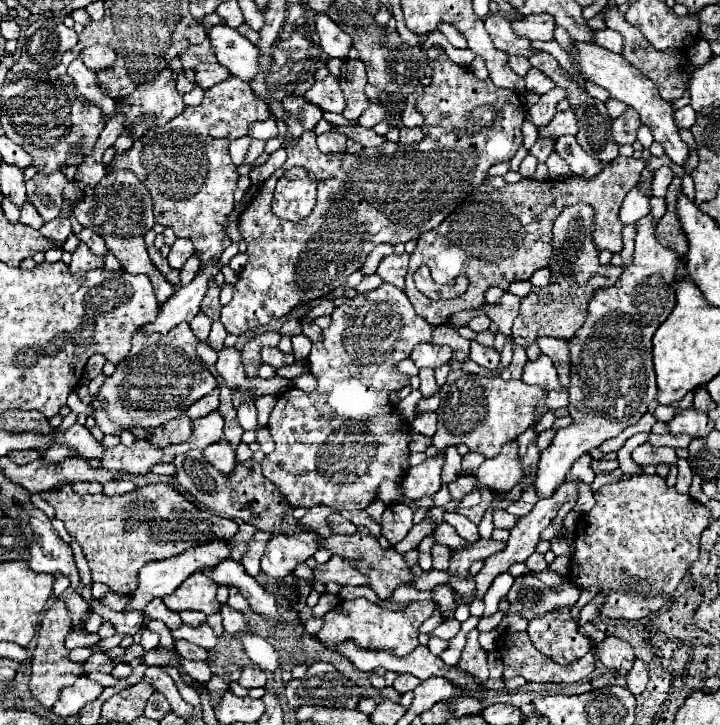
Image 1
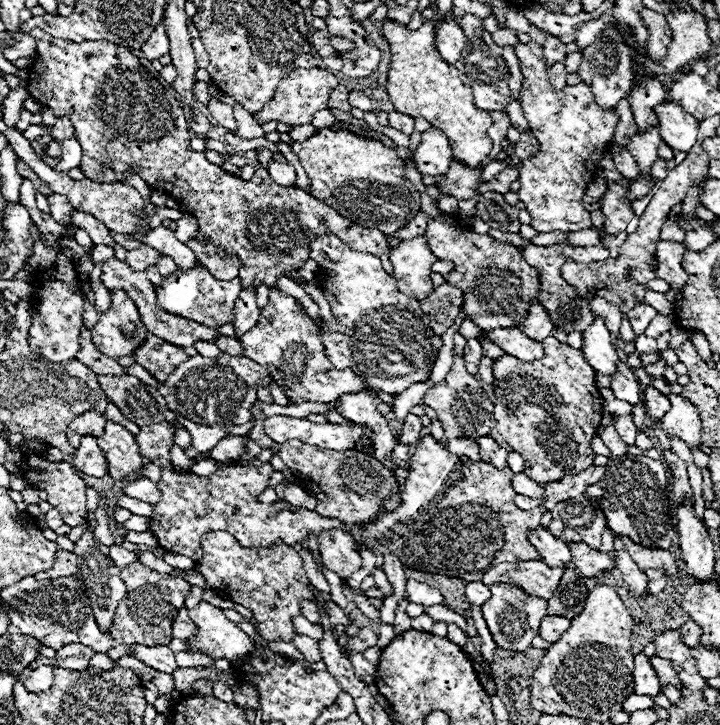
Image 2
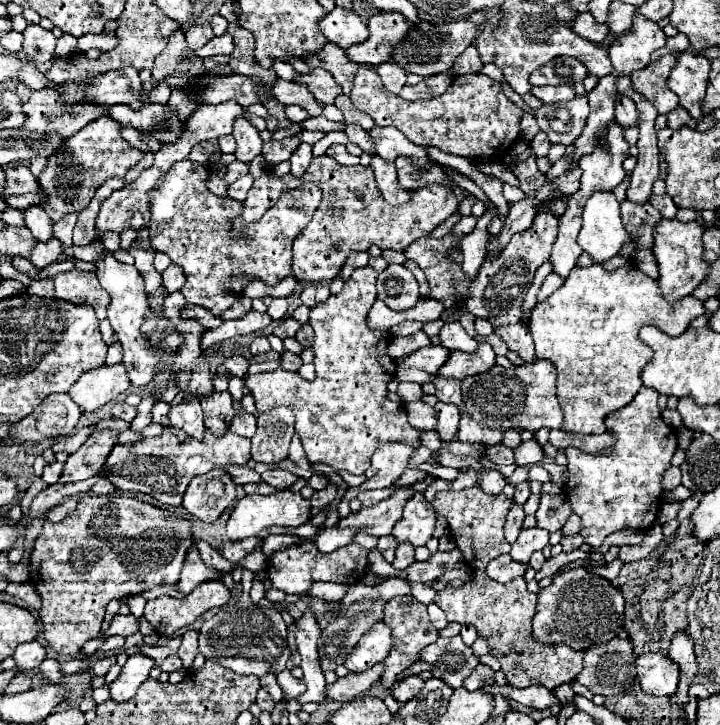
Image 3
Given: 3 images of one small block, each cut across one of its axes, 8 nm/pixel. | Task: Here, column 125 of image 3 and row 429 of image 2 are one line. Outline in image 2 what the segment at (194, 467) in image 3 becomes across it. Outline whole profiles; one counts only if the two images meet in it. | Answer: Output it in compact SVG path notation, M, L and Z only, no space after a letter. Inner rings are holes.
M456 332L454 350L452 350L452 358L454 358L452 370L446 374L446 378L440 384L436 384L428 394L424 394L422 402L436 410L440 422L444 424L446 438L476 438L478 440L480 436L486 436L492 428L494 404L488 400L486 392L476 382L476 378L466 372L464 346L466 346L466 338Z

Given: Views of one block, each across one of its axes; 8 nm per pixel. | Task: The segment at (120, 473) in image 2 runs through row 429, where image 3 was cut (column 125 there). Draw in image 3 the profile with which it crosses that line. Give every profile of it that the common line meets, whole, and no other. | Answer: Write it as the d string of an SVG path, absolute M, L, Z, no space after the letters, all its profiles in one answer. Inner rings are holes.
M114 104L110 106L108 114L122 126L132 124L136 130L152 130L162 144L174 142L184 128L184 122L180 122L174 112L166 112L162 104L146 104L140 110L132 110L124 104Z

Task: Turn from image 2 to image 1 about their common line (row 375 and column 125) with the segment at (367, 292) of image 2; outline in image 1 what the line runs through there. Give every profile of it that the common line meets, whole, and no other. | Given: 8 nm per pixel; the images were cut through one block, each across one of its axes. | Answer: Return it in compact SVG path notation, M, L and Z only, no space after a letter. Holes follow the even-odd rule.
M182 322L174 330L164 334L146 334L140 326L132 336L132 348L116 366L112 376L106 376L98 394L92 396L92 416L104 434L120 434L122 430L144 428L154 430L168 420L174 420L186 412L196 400L218 388L212 372L200 362L196 344L200 340L192 334L188 322Z

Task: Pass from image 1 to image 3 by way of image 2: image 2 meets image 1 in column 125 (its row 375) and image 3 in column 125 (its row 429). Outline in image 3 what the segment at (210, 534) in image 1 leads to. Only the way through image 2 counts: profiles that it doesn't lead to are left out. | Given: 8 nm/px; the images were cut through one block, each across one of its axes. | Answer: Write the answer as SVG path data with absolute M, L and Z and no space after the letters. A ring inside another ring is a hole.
M86 496L86 498L80 498L76 510L72 514L68 514L62 522L50 522L46 520L44 522L44 530L42 534L38 536L36 540L36 546L34 546L34 552L30 556L30 582L36 586L36 590L40 592L42 596L42 608L40 608L40 620L44 624L44 638L46 642L50 644L50 648L58 654L66 654L66 656L76 656L84 642L92 640L92 638L98 638L100 636L100 622L102 622L102 616L106 612L106 606L110 600L120 600L120 598L128 598L128 596L136 596L136 594L142 594L144 590L152 588L152 586L166 586L166 584L176 584L180 580L180 570L182 570L182 564L184 564L184 558L186 558L186 552L190 546L194 546L194 532L192 532L192 522L188 518L184 518L180 512L174 512L174 510L164 510L164 508L158 508L158 506L152 506L148 502L140 502L136 498L128 498L128 496Z

